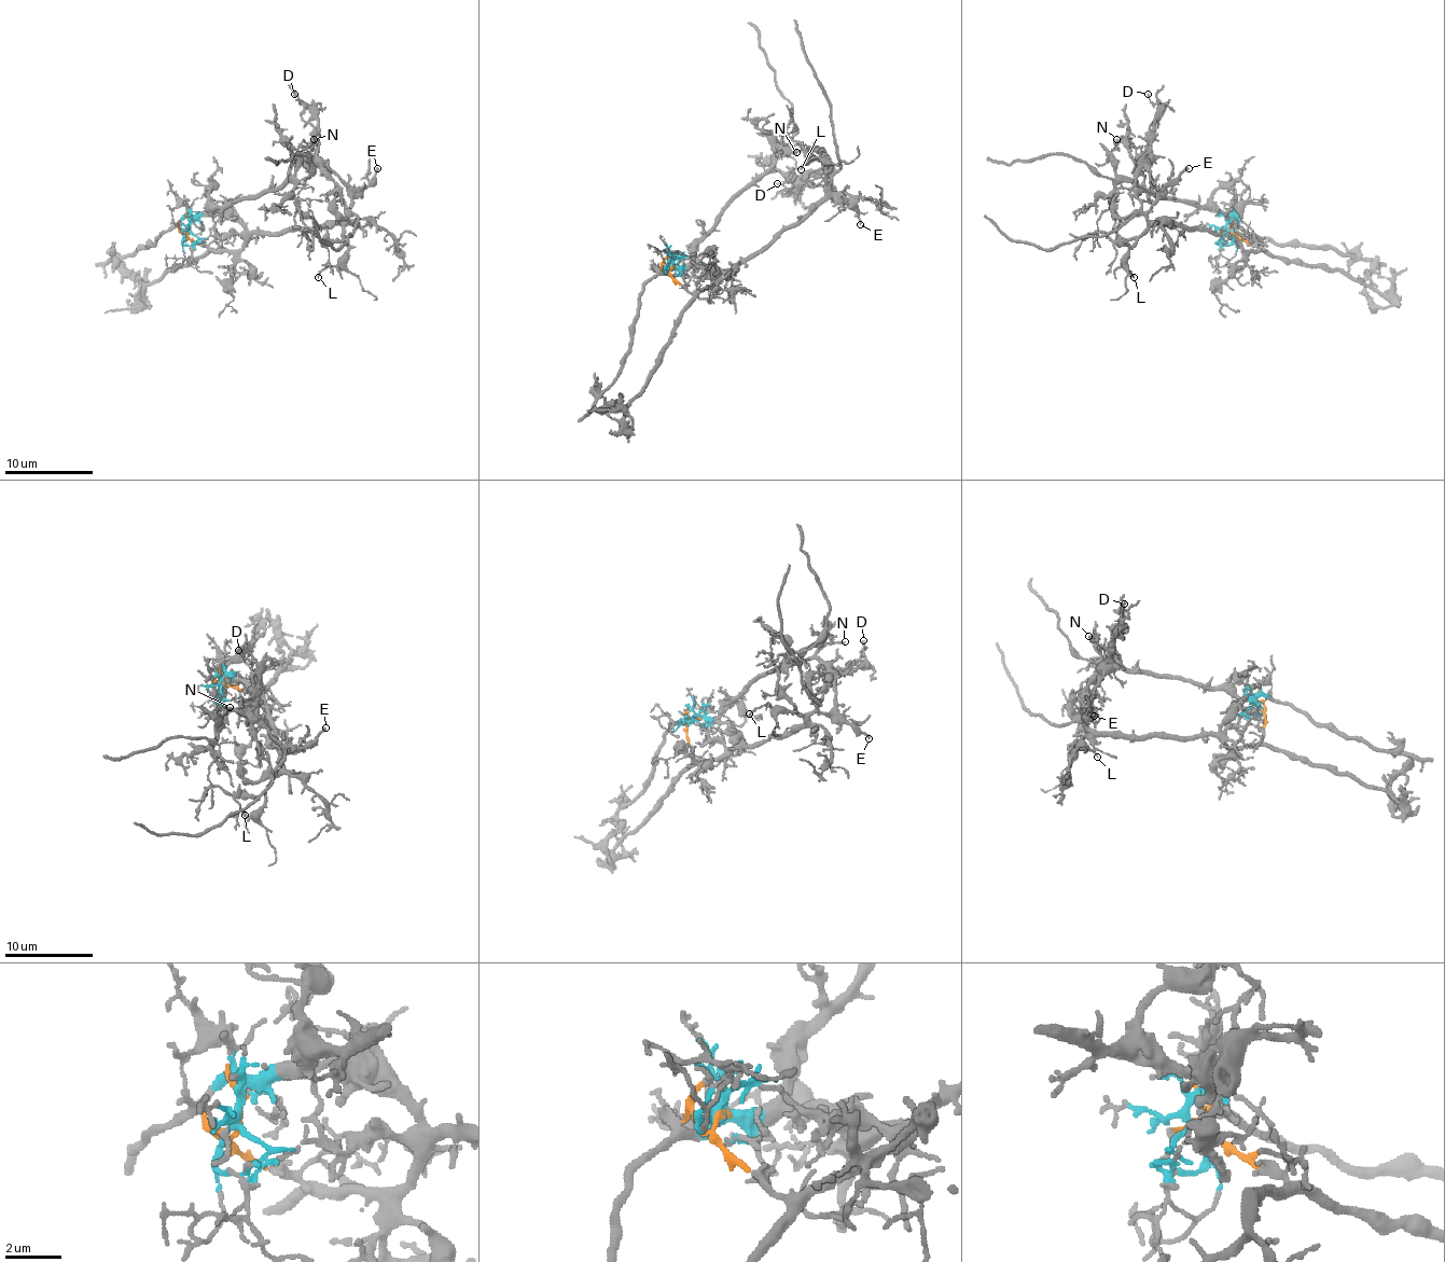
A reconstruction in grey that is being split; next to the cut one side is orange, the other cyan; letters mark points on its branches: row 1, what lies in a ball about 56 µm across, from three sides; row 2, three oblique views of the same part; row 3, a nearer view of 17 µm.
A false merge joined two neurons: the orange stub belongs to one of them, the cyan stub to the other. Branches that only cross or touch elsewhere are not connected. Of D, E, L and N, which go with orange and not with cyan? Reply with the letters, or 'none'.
E, L

